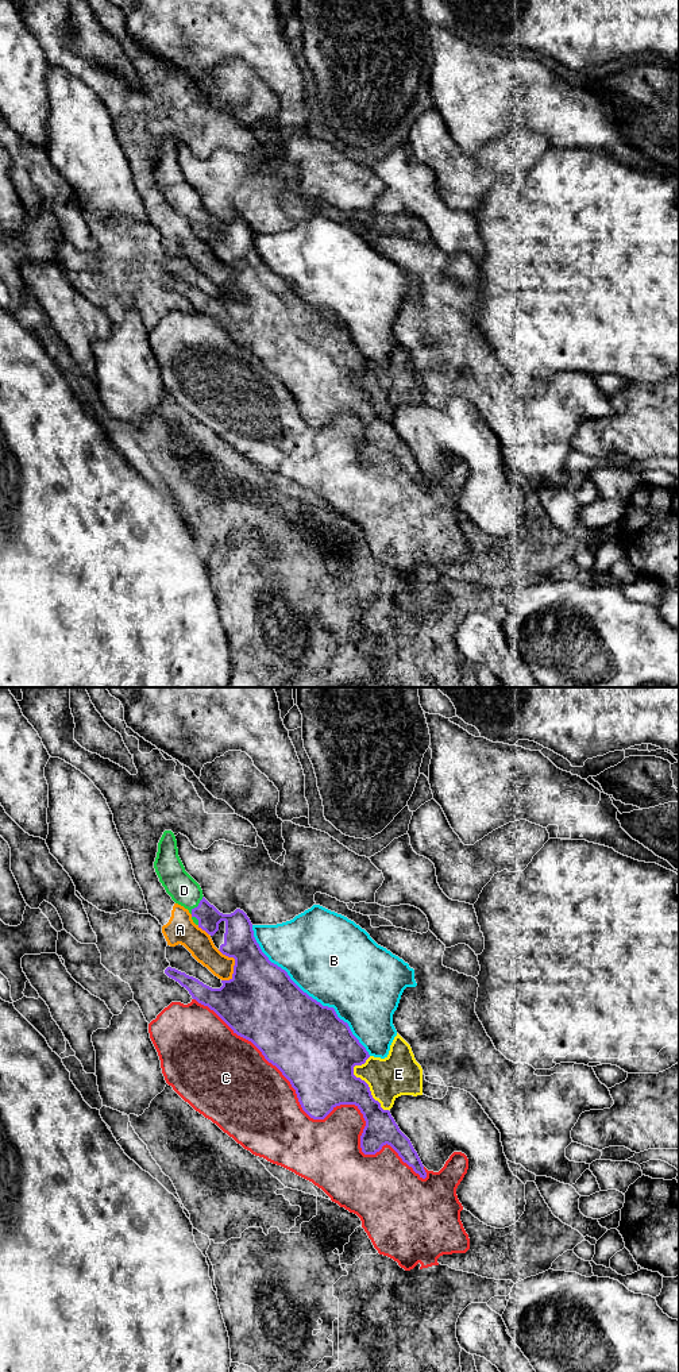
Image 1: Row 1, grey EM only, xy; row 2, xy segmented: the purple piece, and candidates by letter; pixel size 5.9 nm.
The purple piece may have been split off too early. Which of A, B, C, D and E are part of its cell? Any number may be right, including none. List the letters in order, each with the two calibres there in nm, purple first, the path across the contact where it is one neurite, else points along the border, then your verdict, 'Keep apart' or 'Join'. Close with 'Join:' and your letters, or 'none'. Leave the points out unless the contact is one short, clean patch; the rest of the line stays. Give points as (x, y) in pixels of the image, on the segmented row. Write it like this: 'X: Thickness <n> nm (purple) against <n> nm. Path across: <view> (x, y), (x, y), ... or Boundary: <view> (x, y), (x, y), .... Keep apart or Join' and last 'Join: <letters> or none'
A: Thickness 400 nm (purple) against 160 nm. Keep apart
B: Thickness 460 nm (purple) against 500 nm. Keep apart
C: Thickness 360 nm (purple) against 400 nm. Keep apart
D: Thickness 140 nm (purple) against 180 nm. Join
E: Thickness 360 nm (purple) against 260 nm. Keep apart
Join: D

